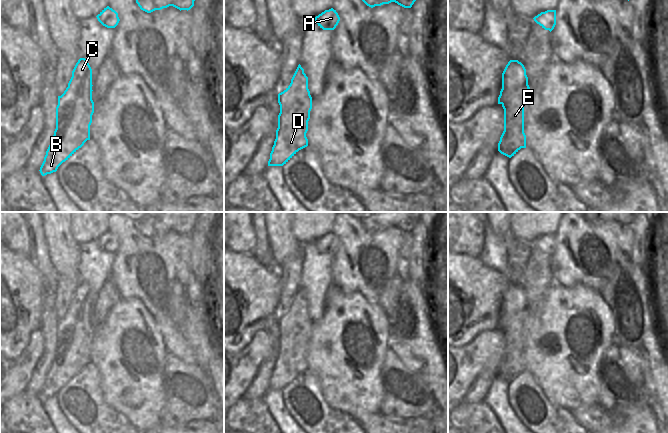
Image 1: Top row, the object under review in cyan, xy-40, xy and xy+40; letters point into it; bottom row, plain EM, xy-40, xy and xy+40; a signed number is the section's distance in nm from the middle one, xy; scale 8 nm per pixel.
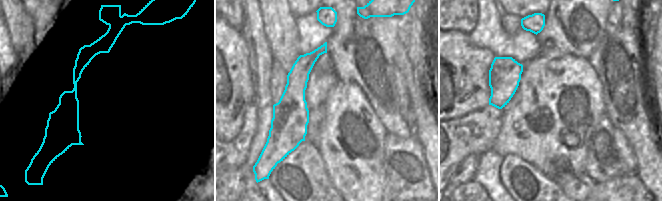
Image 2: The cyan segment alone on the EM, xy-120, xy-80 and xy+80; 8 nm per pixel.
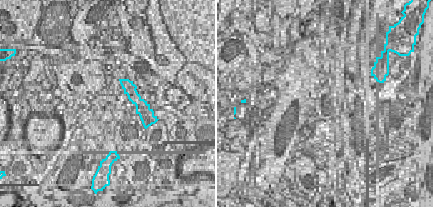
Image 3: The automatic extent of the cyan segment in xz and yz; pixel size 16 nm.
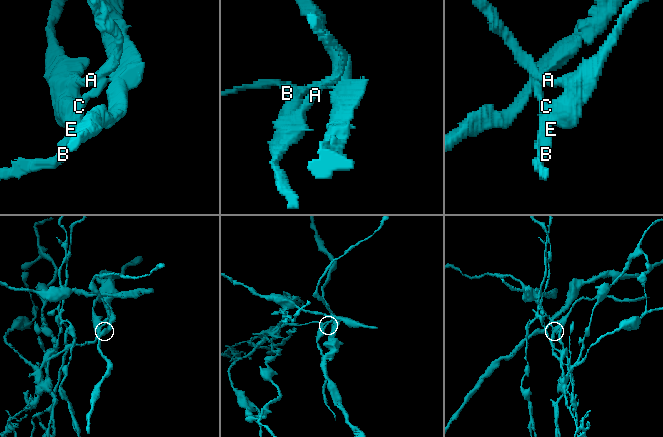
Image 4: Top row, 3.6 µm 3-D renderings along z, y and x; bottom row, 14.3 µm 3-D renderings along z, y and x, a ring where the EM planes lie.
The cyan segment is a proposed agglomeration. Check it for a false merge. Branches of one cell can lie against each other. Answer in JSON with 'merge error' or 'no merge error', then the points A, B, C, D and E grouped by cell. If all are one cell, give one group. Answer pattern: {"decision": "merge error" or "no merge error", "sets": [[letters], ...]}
{"decision": "merge error", "sets": [["A"], ["B", "C", "D", "E"]]}

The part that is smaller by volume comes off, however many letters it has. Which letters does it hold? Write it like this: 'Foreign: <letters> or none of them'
Foreign: A

